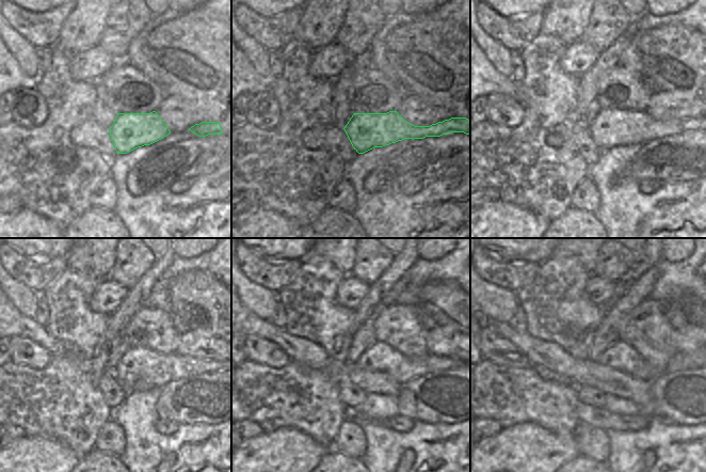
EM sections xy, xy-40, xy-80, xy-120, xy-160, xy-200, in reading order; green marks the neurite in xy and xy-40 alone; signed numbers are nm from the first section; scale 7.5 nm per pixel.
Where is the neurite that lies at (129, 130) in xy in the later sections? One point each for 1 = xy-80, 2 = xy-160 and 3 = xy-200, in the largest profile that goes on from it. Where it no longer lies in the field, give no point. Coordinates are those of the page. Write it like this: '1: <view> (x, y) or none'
1: xy-80 (609, 128)
2: xy-160 (380, 357)
3: xy-200 (621, 356)

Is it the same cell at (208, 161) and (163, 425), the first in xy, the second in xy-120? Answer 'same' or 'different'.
different

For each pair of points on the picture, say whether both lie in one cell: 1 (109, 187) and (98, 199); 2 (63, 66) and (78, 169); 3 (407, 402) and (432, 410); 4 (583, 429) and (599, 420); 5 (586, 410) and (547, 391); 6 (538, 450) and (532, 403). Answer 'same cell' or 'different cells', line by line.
1: same cell
2: same cell
3: same cell
4: different cells
5: different cells
6: different cells

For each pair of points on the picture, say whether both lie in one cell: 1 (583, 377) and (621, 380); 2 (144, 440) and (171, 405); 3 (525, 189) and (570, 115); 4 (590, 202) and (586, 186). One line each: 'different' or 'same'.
1: same
2: different
3: same
4: same

